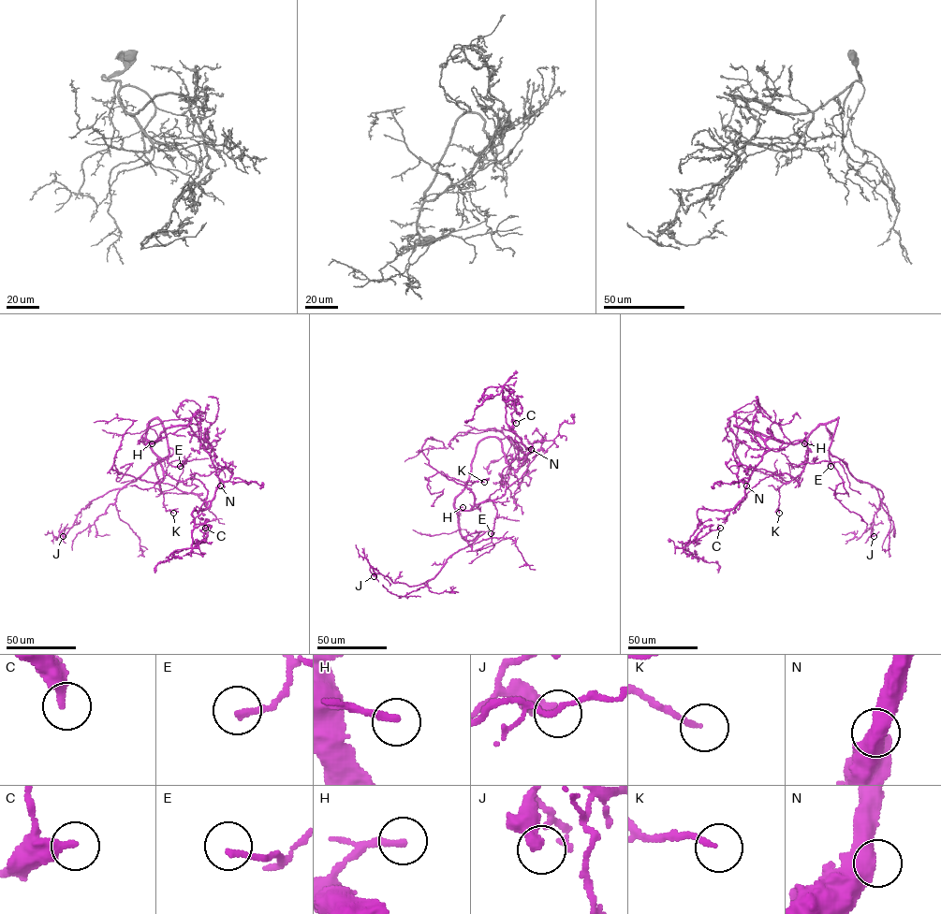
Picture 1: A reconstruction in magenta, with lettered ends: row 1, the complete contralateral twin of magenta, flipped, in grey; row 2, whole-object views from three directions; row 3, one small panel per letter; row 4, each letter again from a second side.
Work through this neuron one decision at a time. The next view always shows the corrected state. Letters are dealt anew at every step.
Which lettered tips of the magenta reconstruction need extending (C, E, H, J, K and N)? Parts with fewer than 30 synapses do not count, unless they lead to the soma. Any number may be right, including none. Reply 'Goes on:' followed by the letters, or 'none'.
Goes on: none

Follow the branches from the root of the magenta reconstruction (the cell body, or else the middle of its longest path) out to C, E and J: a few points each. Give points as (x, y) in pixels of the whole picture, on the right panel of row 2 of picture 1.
C: (807, 455), (798, 481), (785, 472), (771, 475), (732, 509), (699, 509), (698, 527), (683, 547), (720, 528)
E: (807, 455), (796, 466), (822, 460), (830, 461), (830, 466)
J: (807, 455), (808, 436), (819, 425), (837, 419), (830, 453), (857, 480), (882, 492), (874, 536)

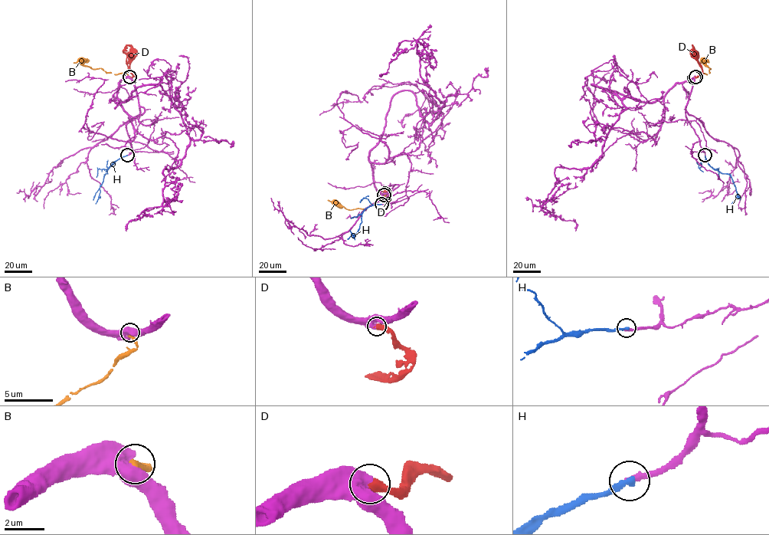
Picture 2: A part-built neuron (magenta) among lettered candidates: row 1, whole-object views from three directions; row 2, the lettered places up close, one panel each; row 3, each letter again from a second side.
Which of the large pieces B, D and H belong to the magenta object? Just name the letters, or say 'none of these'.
D, H

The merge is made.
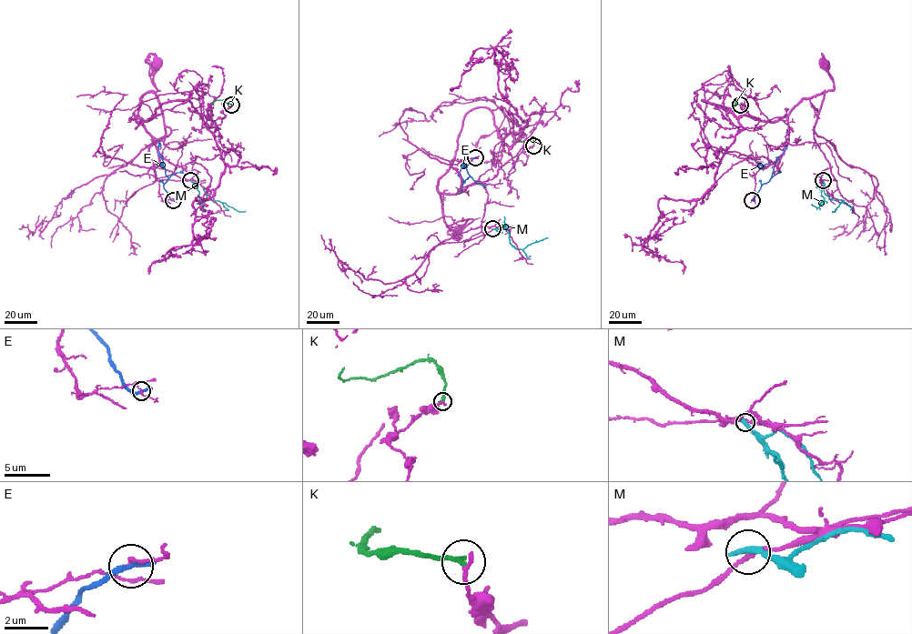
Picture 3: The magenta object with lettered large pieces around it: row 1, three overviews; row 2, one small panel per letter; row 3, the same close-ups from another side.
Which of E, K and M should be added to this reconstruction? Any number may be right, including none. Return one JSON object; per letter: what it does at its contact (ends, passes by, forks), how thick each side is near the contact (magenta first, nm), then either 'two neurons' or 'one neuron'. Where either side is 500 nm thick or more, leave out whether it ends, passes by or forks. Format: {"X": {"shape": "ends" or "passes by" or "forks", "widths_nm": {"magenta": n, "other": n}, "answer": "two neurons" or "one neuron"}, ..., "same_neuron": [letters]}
{"E": {"shape": "ends", "widths_nm": {"magenta": 110, "other": 280}, "answer": "two neurons"}, "K": {"shape": "ends", "widths_nm": {"magenta": 240, "other": 260}, "answer": "two neurons"}, "M": {"shape": "ends", "widths_nm": {"magenta": 200, "other": 440}, "answer": "two neurons"}, "same_neuron": []}

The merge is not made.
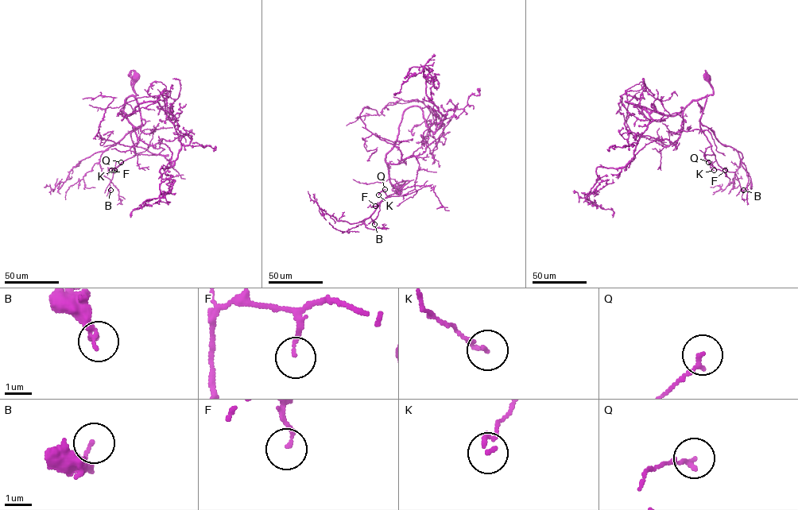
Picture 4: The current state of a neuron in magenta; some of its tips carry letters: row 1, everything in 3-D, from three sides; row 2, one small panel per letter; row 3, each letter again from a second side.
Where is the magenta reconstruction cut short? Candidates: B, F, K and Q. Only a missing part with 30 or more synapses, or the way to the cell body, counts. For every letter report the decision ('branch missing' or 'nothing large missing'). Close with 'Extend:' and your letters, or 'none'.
B: nothing large missing
F: nothing large missing
K: nothing large missing
Q: nothing large missing
Extend: none

